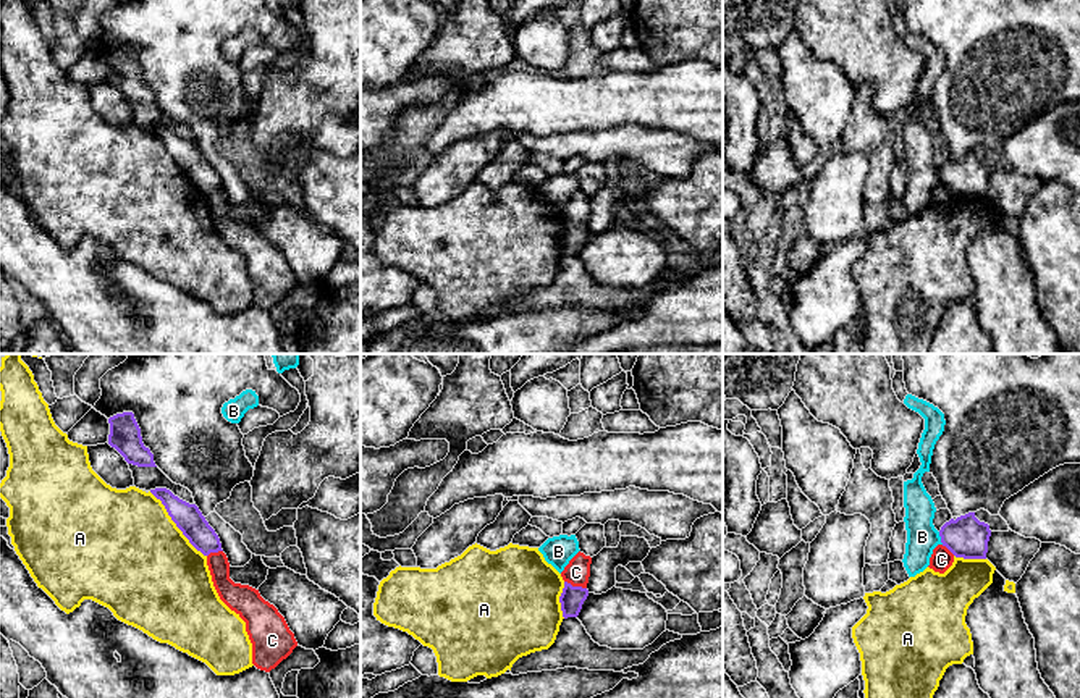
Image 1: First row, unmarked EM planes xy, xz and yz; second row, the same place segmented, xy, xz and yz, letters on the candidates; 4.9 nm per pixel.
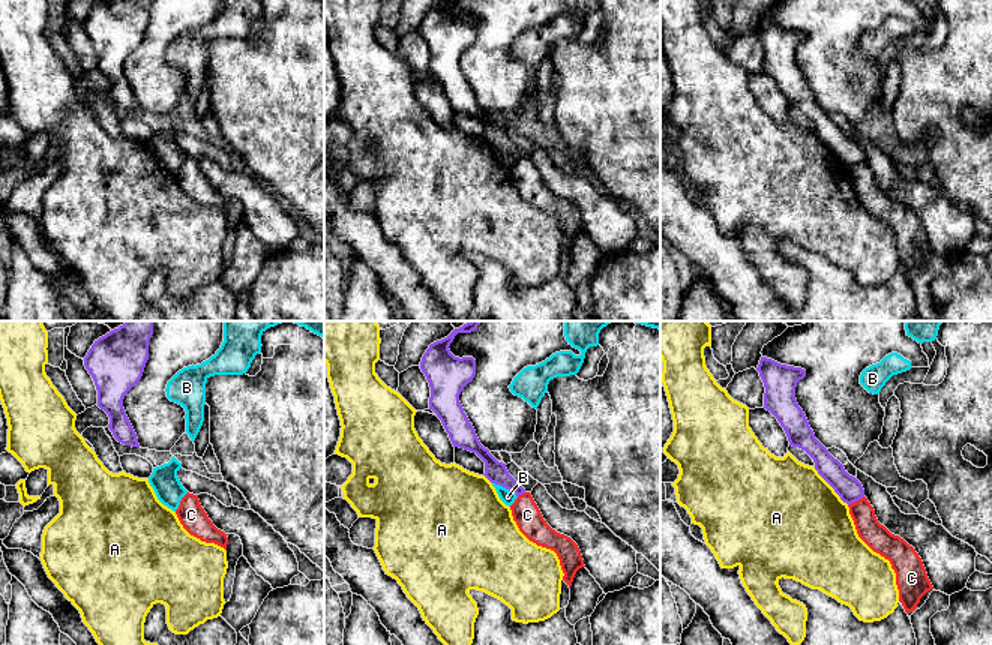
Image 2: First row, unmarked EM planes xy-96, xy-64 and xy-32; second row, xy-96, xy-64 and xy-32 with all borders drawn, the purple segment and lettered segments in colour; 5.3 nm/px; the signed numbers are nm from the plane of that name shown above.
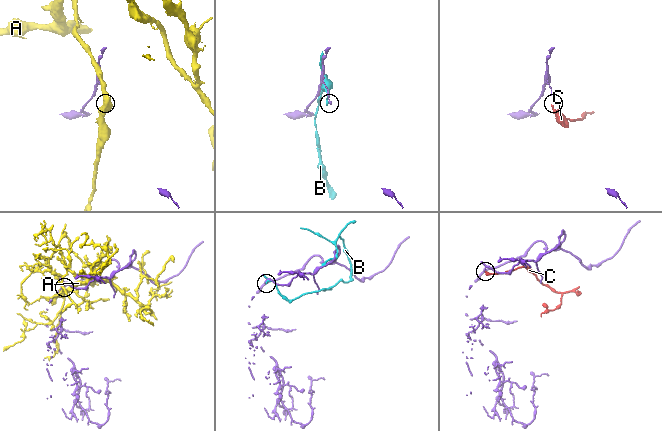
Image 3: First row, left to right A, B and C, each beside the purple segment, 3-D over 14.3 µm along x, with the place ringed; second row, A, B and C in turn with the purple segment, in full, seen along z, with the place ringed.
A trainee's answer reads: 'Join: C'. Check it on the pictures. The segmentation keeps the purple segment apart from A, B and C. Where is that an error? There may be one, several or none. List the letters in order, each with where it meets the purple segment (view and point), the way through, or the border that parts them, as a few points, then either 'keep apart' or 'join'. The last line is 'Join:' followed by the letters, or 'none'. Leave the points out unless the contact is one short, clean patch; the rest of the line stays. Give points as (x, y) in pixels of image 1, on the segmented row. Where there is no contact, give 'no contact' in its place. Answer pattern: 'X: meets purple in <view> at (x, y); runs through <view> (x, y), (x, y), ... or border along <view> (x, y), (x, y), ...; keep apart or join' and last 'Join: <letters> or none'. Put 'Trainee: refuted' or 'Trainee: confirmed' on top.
Trainee: refuted
A: meets purple in xy at (175, 522); border along xy (149, 491), (160, 501), (181, 534), (206, 556); keep apart
B: meets purple in yz at (941, 538); keep apart
C: meets purple in xz at (576, 587); border along xz (565, 580), (586, 588); keep apart
Join: none

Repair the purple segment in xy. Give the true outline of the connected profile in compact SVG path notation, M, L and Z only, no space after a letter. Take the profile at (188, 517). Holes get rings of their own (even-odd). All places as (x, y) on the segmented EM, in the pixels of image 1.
M155 488L150 493L162 501L171 520L197 551L204 556L223 551L218 535L196 504L179 499L167 488Z

